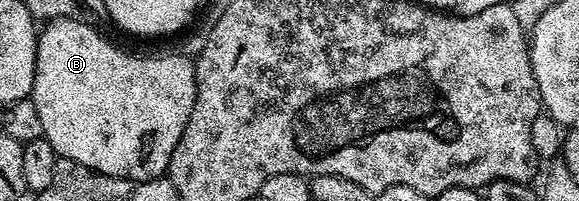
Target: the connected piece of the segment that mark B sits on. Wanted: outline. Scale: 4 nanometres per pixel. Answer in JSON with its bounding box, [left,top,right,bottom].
[32,18,196,182]

